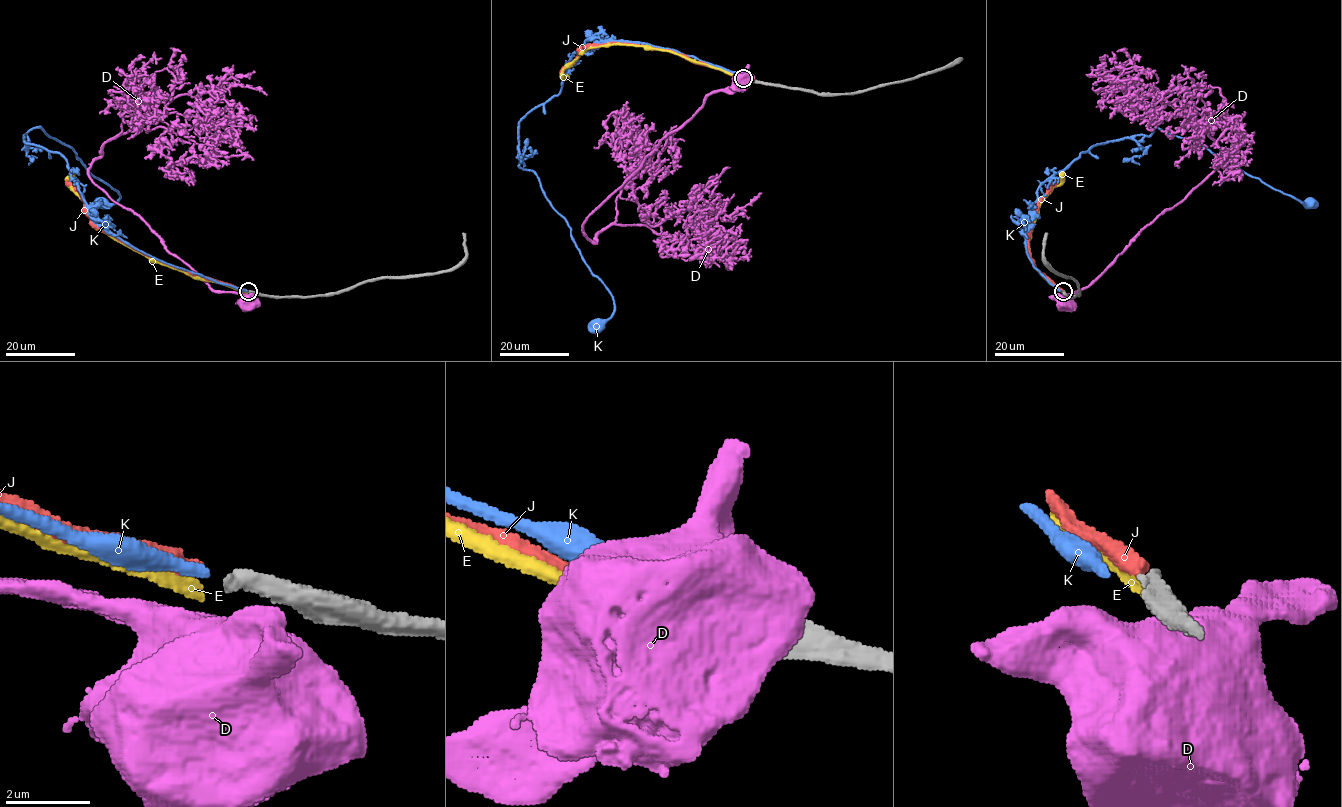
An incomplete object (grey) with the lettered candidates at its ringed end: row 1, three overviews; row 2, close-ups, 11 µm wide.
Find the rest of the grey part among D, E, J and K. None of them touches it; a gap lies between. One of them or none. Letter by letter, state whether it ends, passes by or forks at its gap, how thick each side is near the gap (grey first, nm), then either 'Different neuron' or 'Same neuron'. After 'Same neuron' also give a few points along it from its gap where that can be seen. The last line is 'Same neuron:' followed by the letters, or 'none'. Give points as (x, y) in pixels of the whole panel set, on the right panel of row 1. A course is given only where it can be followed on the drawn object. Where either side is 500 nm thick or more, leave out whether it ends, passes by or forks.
D: Thickness 300 nm (grey) against 1000 nm. Different neuron
E: It ends there. Thickness 300 nm (grey) against 300 nm. Different neuron
J: It ends there. Thickness 300 nm (grey) against 340 nm. Same neuron. Its course: (1062, 291), (1035, 266), (1029, 247), (1030, 224), (1041, 198), (1059, 179)
K: It ends there. Thickness 300 nm (grey) against 260 nm. Different neuron
Same neuron: J

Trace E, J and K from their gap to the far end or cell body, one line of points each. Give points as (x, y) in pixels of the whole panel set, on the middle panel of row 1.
E: (741, 79), (668, 51), (609, 44), (589, 48), (563, 71), (569, 77)
J: (741, 78), (664, 50), (624, 44), (590, 45), (560, 74)
K: (742, 75), (600, 41), (573, 54), (561, 91), (520, 122), (519, 165), (613, 298), (597, 326)

